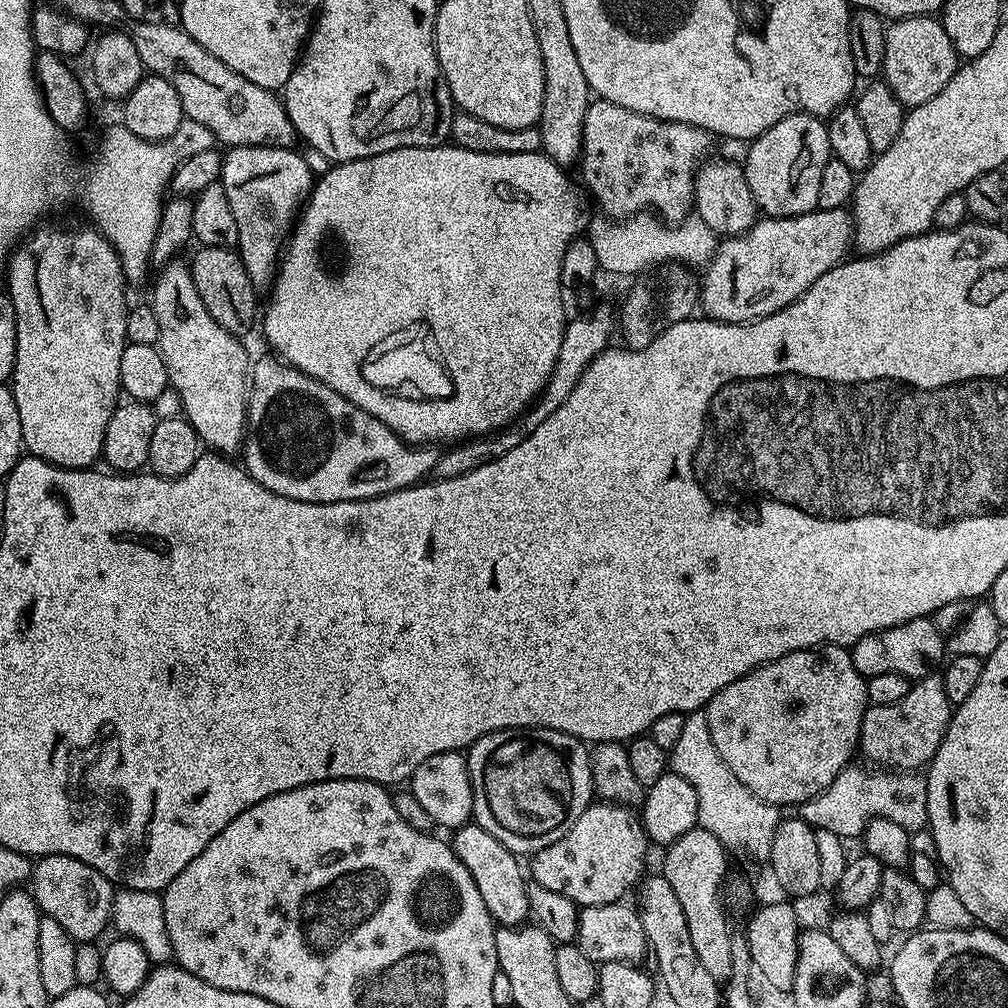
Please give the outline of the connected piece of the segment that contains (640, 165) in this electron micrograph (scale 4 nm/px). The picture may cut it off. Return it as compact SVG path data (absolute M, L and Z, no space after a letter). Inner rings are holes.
M596 98L586 110L578 169L584 175L583 187L592 191L601 210L613 216L608 217L613 221L623 222L651 210L675 226L693 211L696 174L712 143L713 137L702 128L677 120L659 120Z

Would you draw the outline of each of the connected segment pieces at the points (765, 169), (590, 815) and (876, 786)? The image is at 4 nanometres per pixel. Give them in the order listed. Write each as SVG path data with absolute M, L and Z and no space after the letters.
M808 112L790 114L757 136L747 148L748 157L742 160L742 167L750 194L754 194L756 207L765 217L801 216L817 211L818 186L830 158L828 126L821 117Z
M589 804L582 818L570 826L561 840L531 857L531 879L546 886L546 890L554 890L554 894L566 894L566 898L585 908L623 901L627 897L624 895L631 888L632 892L645 875L644 859L650 849L641 817L632 812L635 811L631 807L622 804Z
M855 766L843 768L838 774L838 778L834 778L834 782L830 782L830 786L826 786L826 790L822 790L814 798L810 798L804 804L799 805L799 819L805 820L811 828L830 830L841 838L863 837L865 826L874 818L890 818L890 822L898 822L898 826L902 826L910 834L916 834L920 827L923 829L928 822L927 779L912 770L872 771L876 772L867 772L866 769L855 768Z

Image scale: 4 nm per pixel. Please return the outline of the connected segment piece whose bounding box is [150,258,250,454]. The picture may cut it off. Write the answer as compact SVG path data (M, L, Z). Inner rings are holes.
M177 258L159 269L160 277L152 288L150 303L158 318L158 347L162 354L162 362L166 362L168 383L171 391L180 395L180 404L184 407L183 415L192 425L197 436L211 451L217 454L239 453L246 439L248 423L248 393L250 391L250 359L243 348L241 337L227 332L214 318L210 318L210 310L202 306L202 298L198 298L198 290L194 286L189 265Z

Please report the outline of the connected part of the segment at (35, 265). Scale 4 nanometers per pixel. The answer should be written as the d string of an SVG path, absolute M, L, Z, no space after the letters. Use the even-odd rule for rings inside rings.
M40 226L35 229L11 253L6 269L8 275L8 289L6 295L12 301L16 311L16 361L14 370L10 377L10 387L14 394L14 402L18 406L18 418L22 418L22 438L24 448L31 455L37 456L59 468L87 468L91 469L95 460L101 459L104 450L104 439L106 438L106 426L112 417L112 411L122 396L120 386L120 371L122 370L122 354L124 346L128 343L126 334L126 318L130 301L124 297L124 271L120 265L120 256L116 253L116 247L102 235L95 227L88 228L44 228Z

